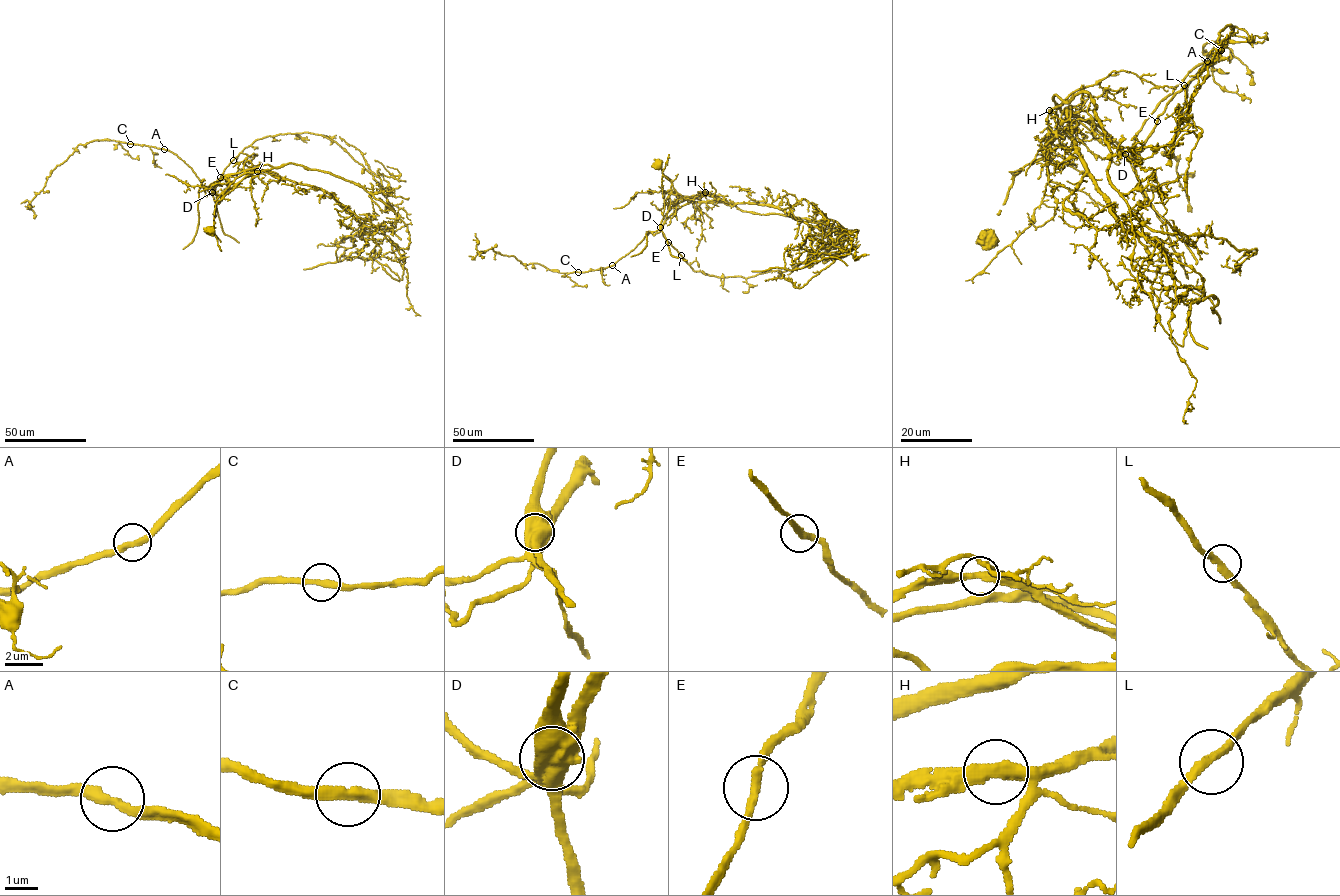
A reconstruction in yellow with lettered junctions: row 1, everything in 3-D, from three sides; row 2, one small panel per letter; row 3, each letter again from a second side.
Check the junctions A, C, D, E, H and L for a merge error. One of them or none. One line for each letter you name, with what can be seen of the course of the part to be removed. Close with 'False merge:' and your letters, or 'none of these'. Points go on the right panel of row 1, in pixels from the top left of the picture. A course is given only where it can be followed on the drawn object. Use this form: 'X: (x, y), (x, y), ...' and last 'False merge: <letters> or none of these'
D: (1125, 155), (1070, 107), (1096, 188), (1161, 250), (1137, 285), (1183, 345), (1190, 305), (1218, 300), (1121, 255)
False merge: D

